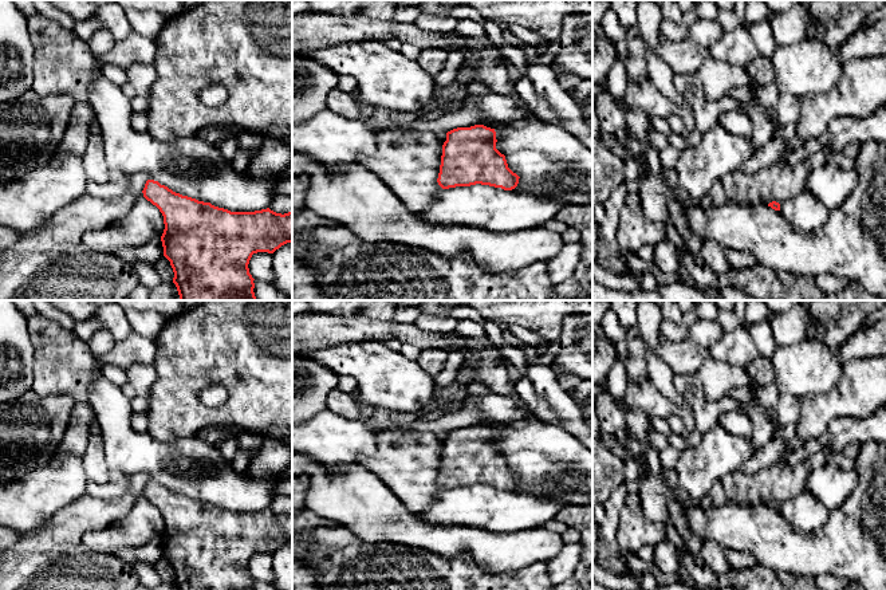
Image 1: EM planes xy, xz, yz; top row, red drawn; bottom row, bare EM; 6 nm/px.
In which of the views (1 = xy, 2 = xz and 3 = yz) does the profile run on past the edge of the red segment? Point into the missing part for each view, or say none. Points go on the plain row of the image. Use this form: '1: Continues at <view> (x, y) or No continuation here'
1: No continuation here
2: No continuation here
3: No continuation here

